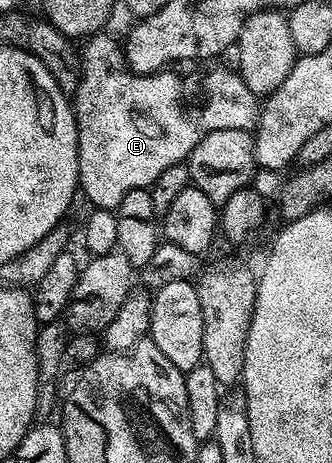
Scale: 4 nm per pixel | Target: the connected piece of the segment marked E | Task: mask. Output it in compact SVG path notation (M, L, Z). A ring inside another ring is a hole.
M93 34L87 38L81 54L81 79L74 94L76 127L79 131L78 187L93 208L115 210L130 191L151 188L167 167L185 162L210 131L255 130L261 106L257 94L246 87L235 68L216 65L213 69L204 70L203 66L198 65L188 73L178 73L175 69L133 73L119 40L106 34Z

